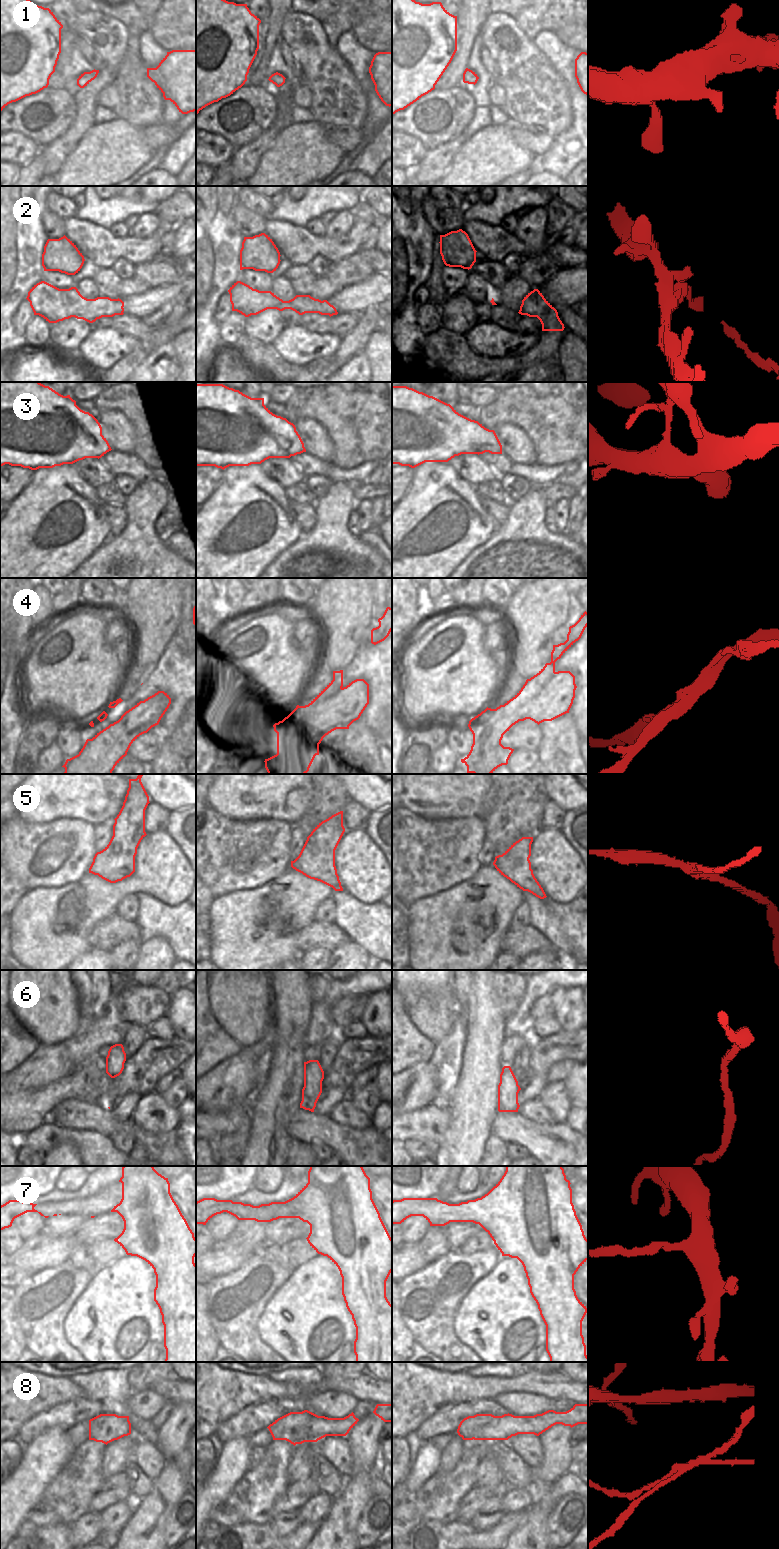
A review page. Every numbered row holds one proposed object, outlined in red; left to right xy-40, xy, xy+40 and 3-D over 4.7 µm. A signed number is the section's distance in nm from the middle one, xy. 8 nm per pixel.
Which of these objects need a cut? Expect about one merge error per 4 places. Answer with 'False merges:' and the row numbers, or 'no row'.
False merges: 2, 4, 5, 7, 8

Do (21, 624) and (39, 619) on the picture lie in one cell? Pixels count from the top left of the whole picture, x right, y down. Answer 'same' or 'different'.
different

